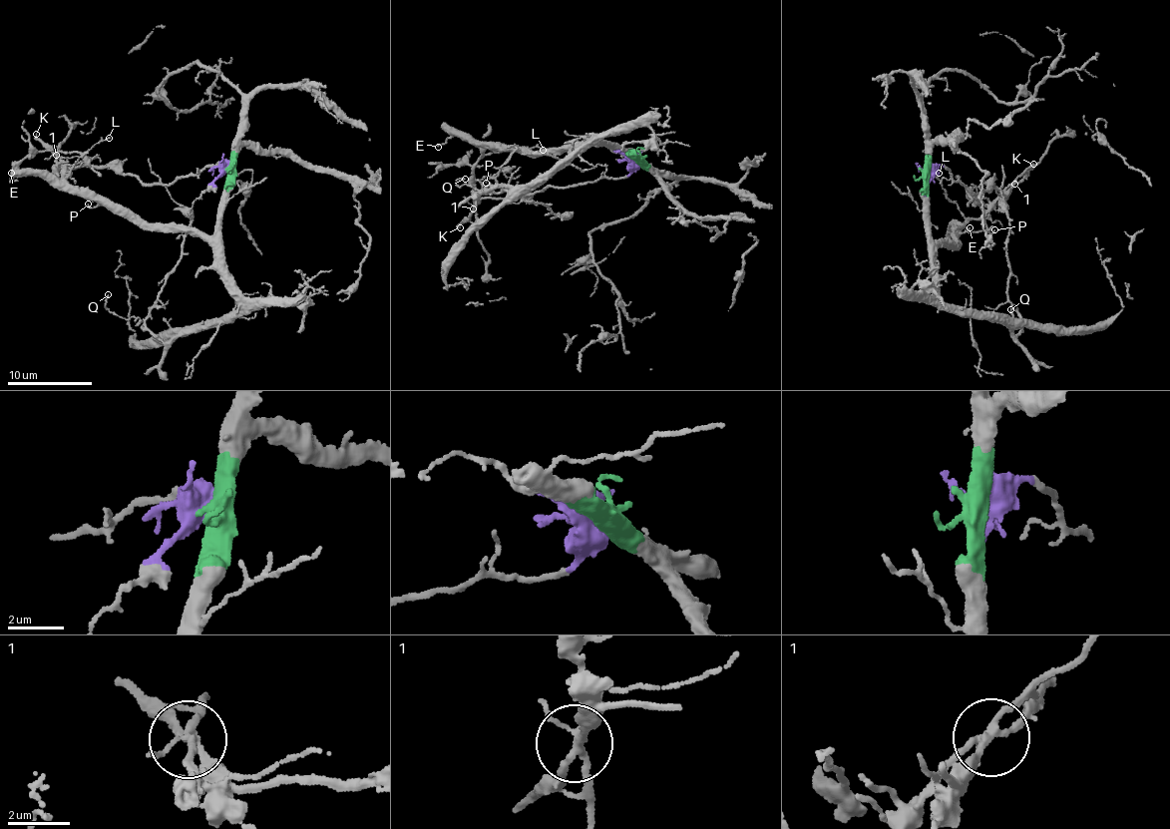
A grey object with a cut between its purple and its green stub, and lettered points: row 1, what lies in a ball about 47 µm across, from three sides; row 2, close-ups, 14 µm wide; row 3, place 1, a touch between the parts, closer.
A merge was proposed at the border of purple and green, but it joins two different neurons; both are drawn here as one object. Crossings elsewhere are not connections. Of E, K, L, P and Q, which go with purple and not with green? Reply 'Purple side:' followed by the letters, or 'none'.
Purple side: K

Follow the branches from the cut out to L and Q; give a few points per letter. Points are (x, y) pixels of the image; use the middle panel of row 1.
L: (633, 159), (607, 144), (596, 142), (532, 154), (523, 149), (487, 147), (484, 153), (538, 146), (544, 151)
Q: (633, 159), (586, 135), (589, 139), (583, 146), (523, 186), (494, 186), (481, 193), (455, 182), (465, 178)

